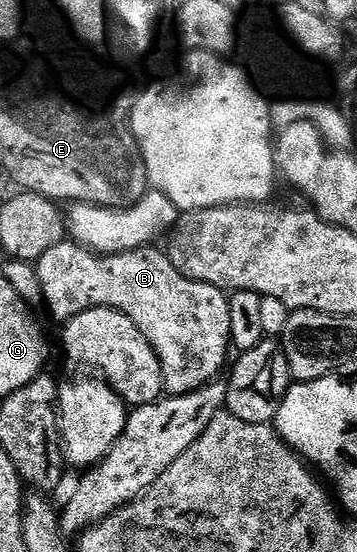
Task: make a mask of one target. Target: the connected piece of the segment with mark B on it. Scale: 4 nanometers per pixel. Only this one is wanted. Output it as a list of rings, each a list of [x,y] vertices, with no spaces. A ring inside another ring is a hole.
[[[64,241],[60,245],[56,245],[52,249],[48,249],[48,253],[44,253],[44,257],[40,257],[37,261],[38,276],[40,277],[40,285],[42,286],[42,302],[45,310],[50,310],[50,315],[54,319],[59,319],[62,325],[75,319],[80,313],[84,313],[88,309],[96,309],[97,307],[115,307],[120,313],[124,313],[128,317],[132,317],[132,321],[146,335],[146,340],[154,346],[154,351],[158,354],[158,358],[162,360],[163,368],[167,372],[174,374],[173,390],[180,395],[186,395],[190,391],[197,391],[199,387],[206,386],[207,383],[217,380],[218,375],[227,366],[226,354],[232,351],[232,338],[230,330],[232,329],[232,317],[230,316],[230,301],[227,292],[221,291],[216,285],[208,285],[200,281],[192,281],[188,277],[184,277],[180,273],[180,269],[176,269],[176,265],[167,257],[165,250],[159,249],[157,246],[138,247],[135,251],[121,251],[118,255],[100,255],[96,251],[83,247],[81,243],[73,241]]]

